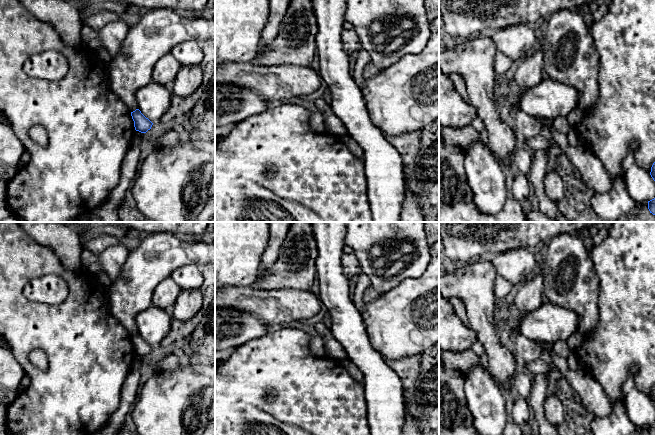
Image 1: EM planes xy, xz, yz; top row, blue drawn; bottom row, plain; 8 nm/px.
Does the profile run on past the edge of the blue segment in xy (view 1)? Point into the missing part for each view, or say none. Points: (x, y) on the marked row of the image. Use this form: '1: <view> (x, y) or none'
1: none

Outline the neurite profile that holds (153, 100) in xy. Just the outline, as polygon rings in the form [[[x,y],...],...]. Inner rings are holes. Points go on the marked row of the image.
[[[153,80],[136,91],[138,109],[152,123],[159,122],[171,106],[172,91]]]

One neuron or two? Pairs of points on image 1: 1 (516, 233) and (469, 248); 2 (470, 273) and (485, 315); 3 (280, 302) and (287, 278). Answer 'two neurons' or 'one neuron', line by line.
1: one neuron
2: one neuron
3: two neurons

